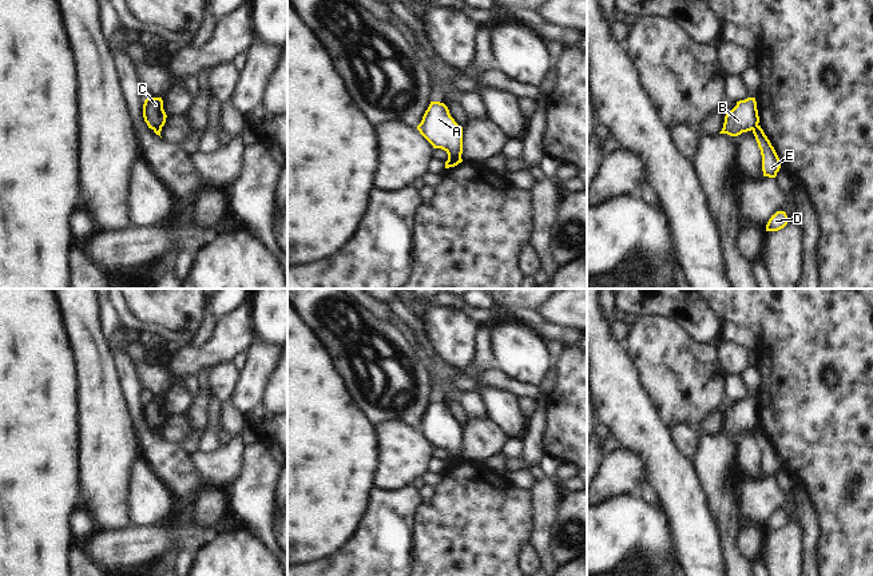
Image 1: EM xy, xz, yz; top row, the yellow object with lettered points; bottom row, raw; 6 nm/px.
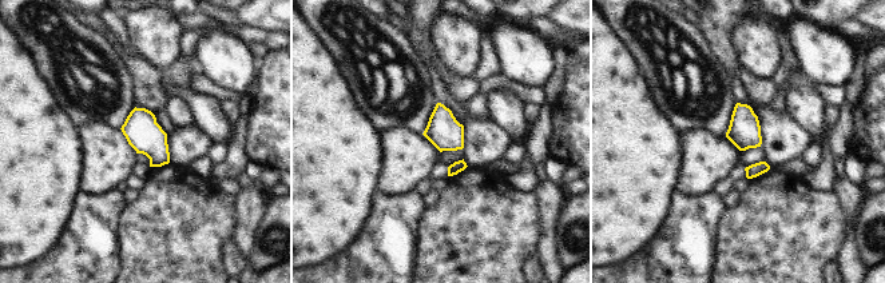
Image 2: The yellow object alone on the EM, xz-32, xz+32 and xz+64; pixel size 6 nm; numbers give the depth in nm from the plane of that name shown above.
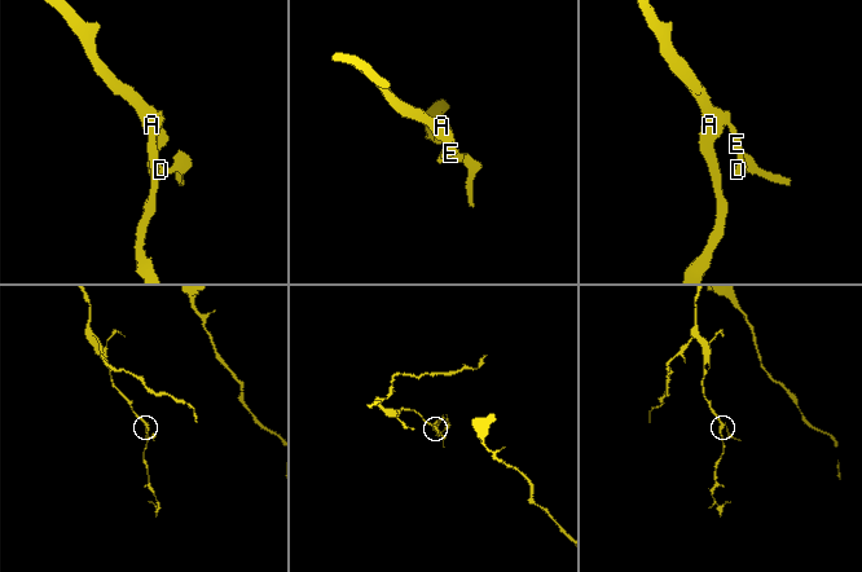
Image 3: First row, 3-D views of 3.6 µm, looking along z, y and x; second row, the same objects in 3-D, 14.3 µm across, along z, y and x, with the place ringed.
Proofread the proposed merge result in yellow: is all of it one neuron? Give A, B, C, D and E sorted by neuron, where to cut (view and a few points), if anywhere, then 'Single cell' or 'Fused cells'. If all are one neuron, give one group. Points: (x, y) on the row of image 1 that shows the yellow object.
Groups: A B C / D E. Split along xz (448, 157), (460, 158). Fused cells

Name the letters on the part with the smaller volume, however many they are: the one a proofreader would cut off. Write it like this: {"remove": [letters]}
{"remove": ["D", "E"]}

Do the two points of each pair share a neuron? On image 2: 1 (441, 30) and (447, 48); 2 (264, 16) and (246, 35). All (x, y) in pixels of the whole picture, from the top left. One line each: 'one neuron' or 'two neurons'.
1: one neuron
2: two neurons

